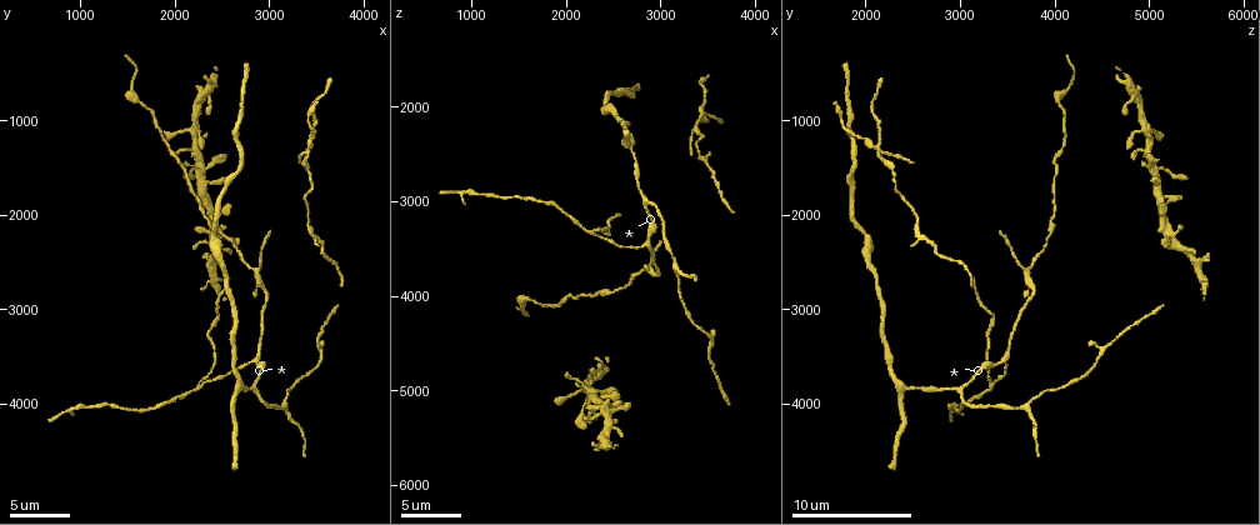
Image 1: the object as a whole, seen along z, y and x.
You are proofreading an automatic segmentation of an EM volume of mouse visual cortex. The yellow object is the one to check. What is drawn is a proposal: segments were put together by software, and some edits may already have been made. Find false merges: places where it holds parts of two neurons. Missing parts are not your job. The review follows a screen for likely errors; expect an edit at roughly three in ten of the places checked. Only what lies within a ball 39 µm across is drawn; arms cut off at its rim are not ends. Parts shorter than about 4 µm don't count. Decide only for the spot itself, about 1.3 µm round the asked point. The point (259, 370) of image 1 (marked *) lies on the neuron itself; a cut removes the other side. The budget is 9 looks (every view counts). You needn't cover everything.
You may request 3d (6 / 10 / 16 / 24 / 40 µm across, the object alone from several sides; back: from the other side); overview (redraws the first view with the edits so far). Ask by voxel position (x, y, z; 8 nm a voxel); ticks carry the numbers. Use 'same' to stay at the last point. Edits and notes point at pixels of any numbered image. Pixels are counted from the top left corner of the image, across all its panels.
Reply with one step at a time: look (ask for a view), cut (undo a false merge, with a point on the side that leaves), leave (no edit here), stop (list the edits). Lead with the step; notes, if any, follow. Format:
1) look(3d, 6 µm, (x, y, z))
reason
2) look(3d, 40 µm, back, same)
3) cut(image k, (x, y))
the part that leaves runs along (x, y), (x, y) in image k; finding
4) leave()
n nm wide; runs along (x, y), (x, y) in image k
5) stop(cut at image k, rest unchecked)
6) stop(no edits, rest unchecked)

look(3d, 6 µm, (3420, 1280, 2100))
looks like a crossing

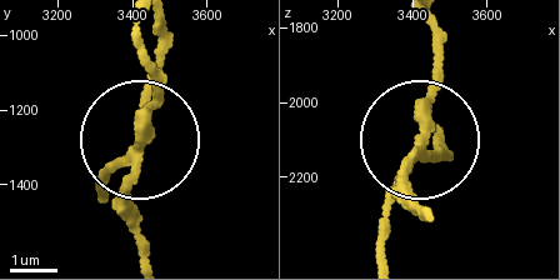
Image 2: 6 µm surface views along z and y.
look(3d, 6 µm, back, (3420, 1290, 2130))
other side

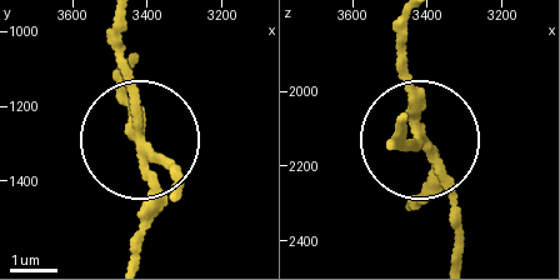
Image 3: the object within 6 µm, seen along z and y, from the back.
cut(image 3, (131, 71))
230 nm wide; the part that leaves runs along (134, 150), (146, 183), (134, 254) in image 3; a second neuron is stuck on

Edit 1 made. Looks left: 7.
look(3d, 10 µm, (2660, 3820, 2360))
three-way junction

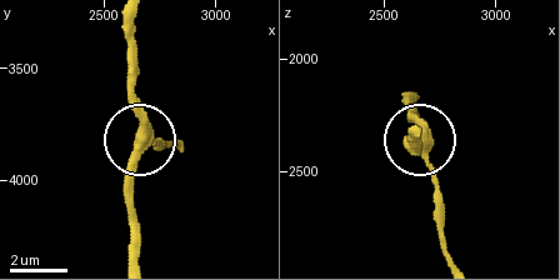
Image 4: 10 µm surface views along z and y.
leave()
runs along (170, 143), (143, 145), (134, 171), (134, 213) in image 4; continuous, no second neuron

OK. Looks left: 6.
look(3d, 6 µm, (2300, 3760, 3300))
side arm on a straight run

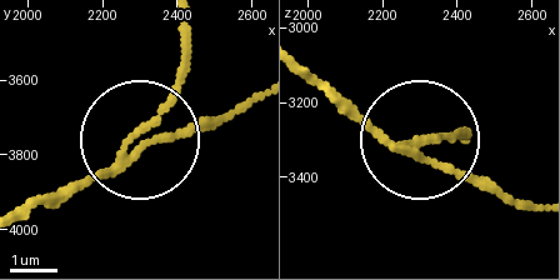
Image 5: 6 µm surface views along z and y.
cut(image 5, (171, 99))
the part that leaves runs along (125, 140), (173, 84), (180, 24) in image 5; a second neuron is stuck on

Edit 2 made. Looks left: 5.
look(3d, 16 µm, (2820, 3860, 2960))

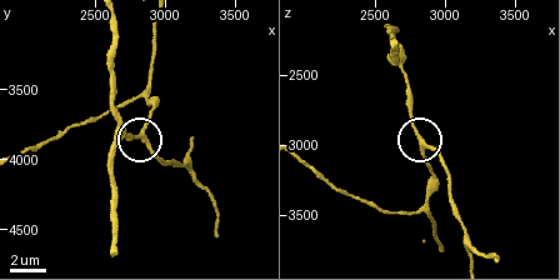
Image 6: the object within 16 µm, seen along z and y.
leave()
3 arms; all the same neuron

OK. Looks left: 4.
stop(cut at image 3, cut at image 5, rest unchecked)

